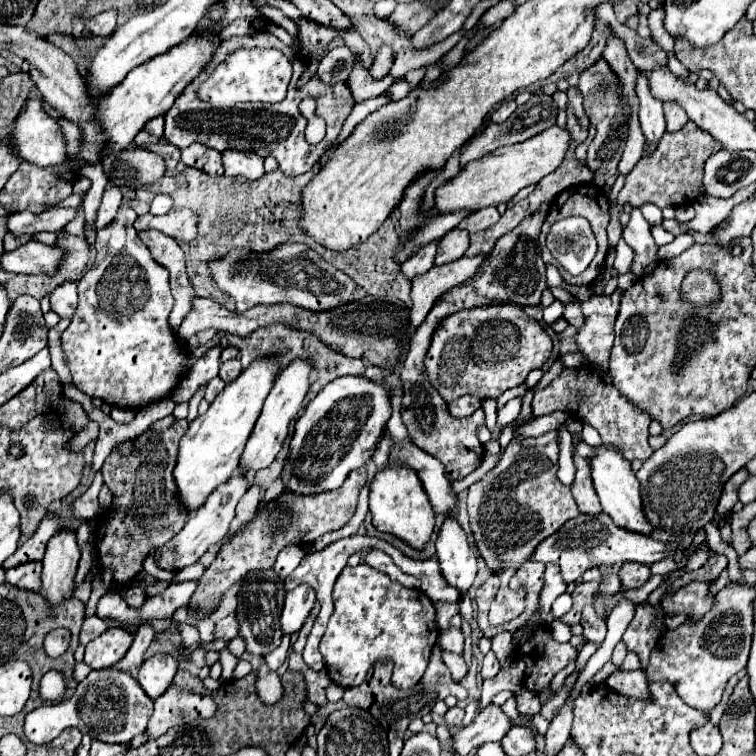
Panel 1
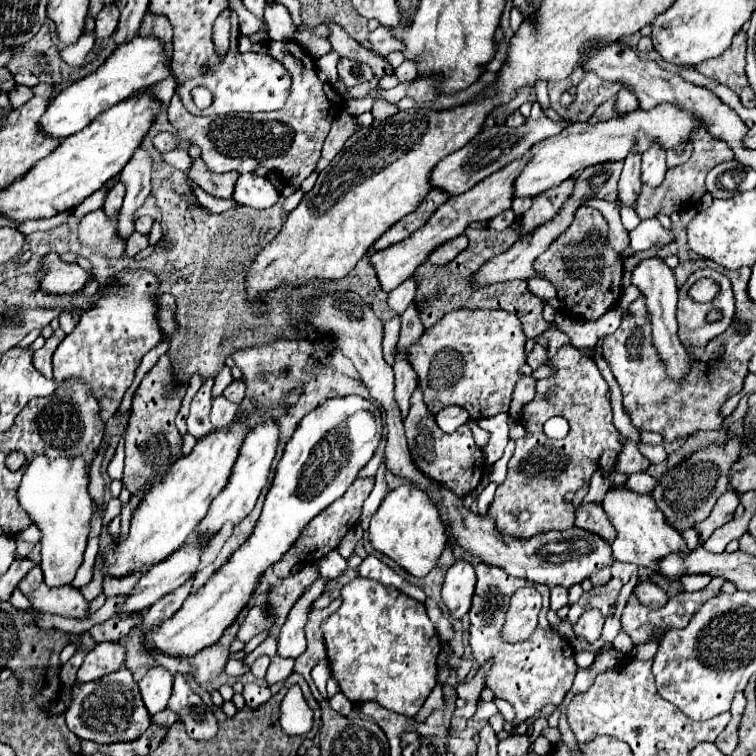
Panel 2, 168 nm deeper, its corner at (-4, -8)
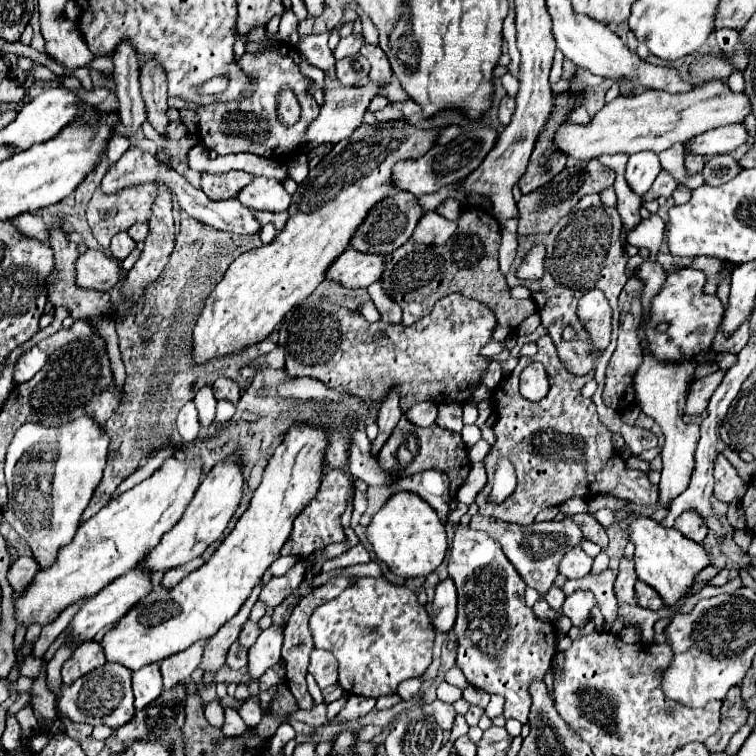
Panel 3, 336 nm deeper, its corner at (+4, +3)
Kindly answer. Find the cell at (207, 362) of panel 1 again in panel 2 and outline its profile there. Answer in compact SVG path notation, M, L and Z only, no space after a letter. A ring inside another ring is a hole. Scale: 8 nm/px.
M206 380L206 384L196 392L192 404L190 404L190 414L188 414L188 434L192 434L196 440L204 438L206 434L212 432L212 424L210 424L210 406L212 406L212 398L210 398L210 390L212 390L214 380Z

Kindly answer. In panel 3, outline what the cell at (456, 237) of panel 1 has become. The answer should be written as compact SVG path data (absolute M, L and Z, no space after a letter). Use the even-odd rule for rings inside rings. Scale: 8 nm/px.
M426 211L422 215L422 221L418 223L418 229L414 229L412 239L422 245L444 245L454 231L456 231L454 221L448 221L436 211Z

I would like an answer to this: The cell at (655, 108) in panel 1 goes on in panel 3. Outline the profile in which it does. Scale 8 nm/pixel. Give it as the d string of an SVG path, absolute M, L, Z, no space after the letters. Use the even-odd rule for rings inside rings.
M640 151L640 153L632 153L626 165L626 181L630 185L630 189L634 189L638 195L644 195L656 175L660 173L660 161L658 155L654 151Z

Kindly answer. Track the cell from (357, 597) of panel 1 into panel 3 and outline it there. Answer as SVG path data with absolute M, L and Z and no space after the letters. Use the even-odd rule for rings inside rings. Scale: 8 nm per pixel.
M356 579L354 585L344 589L336 599L314 609L310 617L310 631L316 649L326 649L338 659L338 683L350 695L364 695L374 699L382 695L394 695L402 681L424 675L424 671L432 663L434 627L428 621L424 605L418 603L416 595L408 587L392 585L386 579Z

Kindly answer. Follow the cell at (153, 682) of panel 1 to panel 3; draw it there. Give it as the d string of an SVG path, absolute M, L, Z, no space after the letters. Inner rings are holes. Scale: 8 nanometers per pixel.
M160 663L146 665L132 673L132 689L134 689L134 705L136 709L144 709L162 693L162 673Z

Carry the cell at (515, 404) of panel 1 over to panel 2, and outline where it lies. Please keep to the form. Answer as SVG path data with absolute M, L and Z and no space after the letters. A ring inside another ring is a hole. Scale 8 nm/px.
M496 414L492 418L478 420L480 428L484 428L490 434L488 446L484 448L486 466L492 466L496 460L502 458L504 448L508 444L508 414Z

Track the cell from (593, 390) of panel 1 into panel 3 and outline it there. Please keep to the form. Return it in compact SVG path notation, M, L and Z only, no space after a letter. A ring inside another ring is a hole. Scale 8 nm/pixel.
M544 335L538 339L538 353L534 357L520 357L516 369L508 375L508 379L496 385L496 389L492 391L492 403L498 417L494 425L496 445L492 453L484 459L488 483L476 497L480 513L510 523L530 525L540 511L552 505L560 505L572 495L588 497L594 493L610 493L618 499L630 499L638 505L656 503L658 487L648 481L646 473L628 469L624 461L606 461L606 455L614 453L610 443L610 431L606 429L606 425L600 423L594 401L580 393L586 381L586 375L578 377L564 369L552 337ZM532 361L540 361L550 377L550 391L538 403L524 399L518 389L518 377L522 369ZM502 459L514 463L520 479L516 491L506 501L492 503L490 491L494 481L494 467Z

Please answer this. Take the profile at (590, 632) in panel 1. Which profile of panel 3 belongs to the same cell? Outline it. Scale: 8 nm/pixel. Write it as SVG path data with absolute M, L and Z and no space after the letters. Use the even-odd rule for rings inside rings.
M576 591L570 597L566 597L562 605L562 613L572 619L572 625L580 627L582 623L590 621L594 605L596 605L596 599L590 591Z

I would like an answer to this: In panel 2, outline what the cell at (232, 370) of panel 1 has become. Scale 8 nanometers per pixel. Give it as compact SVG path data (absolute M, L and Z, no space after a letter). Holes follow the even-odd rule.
M238 380L238 382L232 382L232 384L224 390L224 394L222 394L222 396L226 396L230 402L240 404L240 402L242 402L242 398L244 398L244 392L246 392L246 384L244 384L242 380Z

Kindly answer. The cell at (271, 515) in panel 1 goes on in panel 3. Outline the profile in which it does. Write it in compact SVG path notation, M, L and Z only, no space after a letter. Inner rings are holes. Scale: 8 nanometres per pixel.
M328 471L322 479L318 495L310 501L310 505L296 517L294 529L288 537L288 541L282 547L282 555L298 555L298 557L308 557L314 549L326 547L330 543L340 543L344 541L344 531L340 525L340 517L346 511L348 497L354 493L352 479L344 475L342 471Z

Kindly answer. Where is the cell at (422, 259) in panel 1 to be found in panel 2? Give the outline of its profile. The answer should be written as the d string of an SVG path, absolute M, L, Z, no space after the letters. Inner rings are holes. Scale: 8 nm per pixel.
M408 278L404 284L400 284L398 288L394 288L388 294L388 306L396 314L402 314L410 306L410 302L414 300L414 294L416 294L416 282L412 278Z

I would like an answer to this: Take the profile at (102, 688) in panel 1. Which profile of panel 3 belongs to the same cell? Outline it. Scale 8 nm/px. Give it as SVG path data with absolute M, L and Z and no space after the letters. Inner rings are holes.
M106 663L84 677L76 679L72 685L60 685L60 699L56 699L56 709L62 719L70 719L72 723L88 723L92 727L96 725L108 725L112 729L118 729L126 725L134 713L134 695L130 687L130 669L118 663Z

